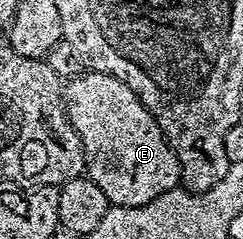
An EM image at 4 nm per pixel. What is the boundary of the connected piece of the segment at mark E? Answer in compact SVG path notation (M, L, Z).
M86 71L74 77L64 86L65 110L83 143L85 168L88 177L96 183L99 191L107 195L110 206L139 207L154 201L159 195L178 188L181 168L175 151L167 143L163 131L147 111L147 107L119 79L106 73Z

